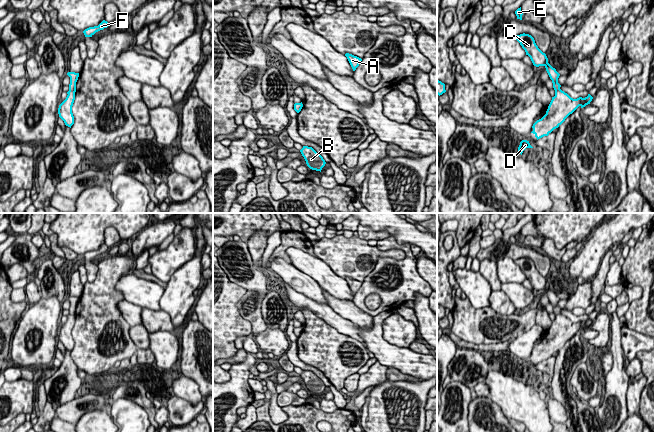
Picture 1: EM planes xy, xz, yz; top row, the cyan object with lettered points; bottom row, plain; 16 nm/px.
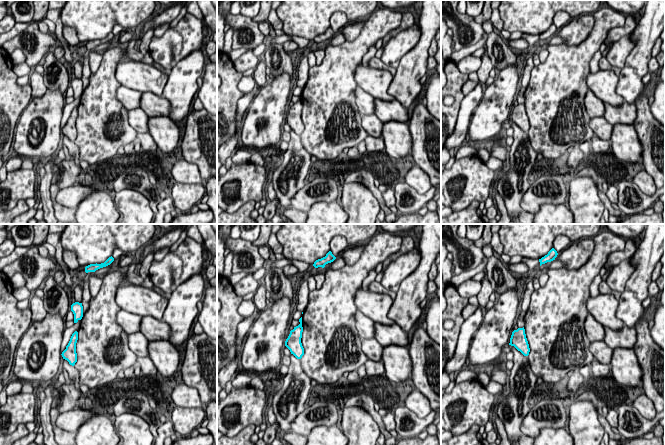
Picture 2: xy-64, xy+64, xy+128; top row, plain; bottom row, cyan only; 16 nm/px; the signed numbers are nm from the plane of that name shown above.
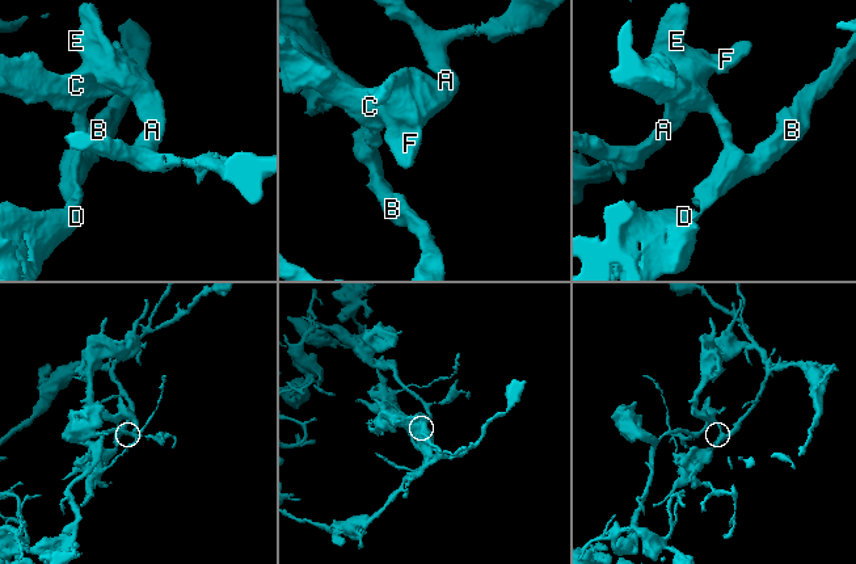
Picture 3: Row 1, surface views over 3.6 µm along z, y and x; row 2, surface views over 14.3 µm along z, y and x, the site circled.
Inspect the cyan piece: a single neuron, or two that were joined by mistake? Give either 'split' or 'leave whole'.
split

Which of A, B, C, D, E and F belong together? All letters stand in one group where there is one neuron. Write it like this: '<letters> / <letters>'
A C E F / B D

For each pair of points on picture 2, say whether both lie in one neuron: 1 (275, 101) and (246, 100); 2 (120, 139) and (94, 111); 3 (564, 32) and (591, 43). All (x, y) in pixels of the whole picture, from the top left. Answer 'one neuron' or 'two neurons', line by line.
1: two neurons
2: one neuron
3: two neurons

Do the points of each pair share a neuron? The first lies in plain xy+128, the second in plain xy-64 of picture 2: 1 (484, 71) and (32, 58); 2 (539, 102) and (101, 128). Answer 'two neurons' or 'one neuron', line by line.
1: two neurons
2: one neuron

